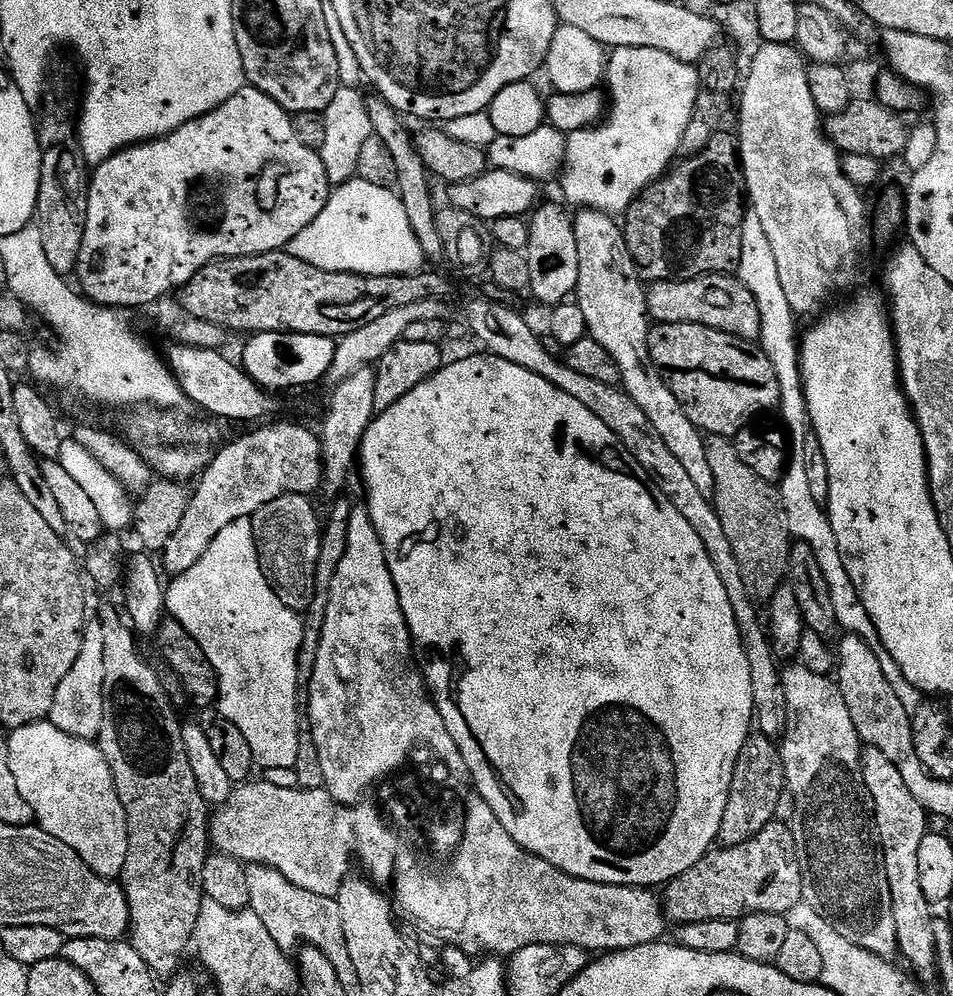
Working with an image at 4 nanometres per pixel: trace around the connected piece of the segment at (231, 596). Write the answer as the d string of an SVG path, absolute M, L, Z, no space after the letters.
M251 519L226 526L226 530L210 542L206 554L171 583L164 593L167 615L182 622L194 642L206 650L206 658L210 658L210 666L214 666L218 674L219 715L242 730L255 763L261 769L296 768L300 760L300 720L302 724L302 712L296 709L296 699L302 696L300 651L304 648L304 624L300 621L303 620L301 613L290 610L290 606L282 606L282 598L274 594L260 565Z

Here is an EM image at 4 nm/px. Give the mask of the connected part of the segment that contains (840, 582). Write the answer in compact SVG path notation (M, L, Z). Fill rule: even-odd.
M787 428L790 439L790 463L784 476L778 481L780 497L782 498L782 510L786 510L786 522L790 522L790 530L797 541L809 544L818 558L822 574L825 575L826 582L829 583L830 596L834 602L834 614L836 623L845 633L853 636L860 636L864 641L875 650L876 661L882 666L882 674L886 674L891 695L906 706L909 714L915 713L922 703L922 693L913 686L902 674L902 670L894 662L894 658L888 651L881 646L880 635L876 633L874 622L866 610L866 606L860 601L860 593L854 582L850 582L850 574L846 574L844 559L837 553L838 538L834 538L832 523L828 520L826 508L818 505L816 499L810 494L809 479L806 475L805 467L805 438L810 432L796 432L796 428Z

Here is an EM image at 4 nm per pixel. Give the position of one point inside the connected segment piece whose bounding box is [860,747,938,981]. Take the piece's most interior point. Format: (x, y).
(901, 822)

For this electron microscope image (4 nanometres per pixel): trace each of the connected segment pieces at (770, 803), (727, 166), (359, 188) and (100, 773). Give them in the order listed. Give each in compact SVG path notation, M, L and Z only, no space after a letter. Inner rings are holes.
M749 734L746 742L742 742L742 750L738 754L738 762L734 766L734 778L730 786L730 794L726 802L726 810L722 814L722 826L718 837L719 843L726 848L742 846L742 842L750 842L758 830L777 819L776 807L780 799L785 799L784 763L780 757L777 741L768 736Z
M723 135L713 136L712 141L698 155L681 159L680 165L677 163L671 171L649 184L628 207L622 220L622 229L626 246L629 247L633 262L636 263L637 274L642 281L693 280L696 276L732 274L739 269L746 243L744 165L737 141Z
M353 178L339 185L329 195L326 206L302 234L298 234L289 242L286 251L294 258L311 266L332 272L352 272L362 276L411 276L425 267L426 257L418 238L412 229L406 206L402 206L399 195L391 188L373 186L370 182Z
M51 722L11 729L7 737L10 774L26 798L35 823L66 842L105 880L123 877L128 853L128 819L99 743L62 734Z

